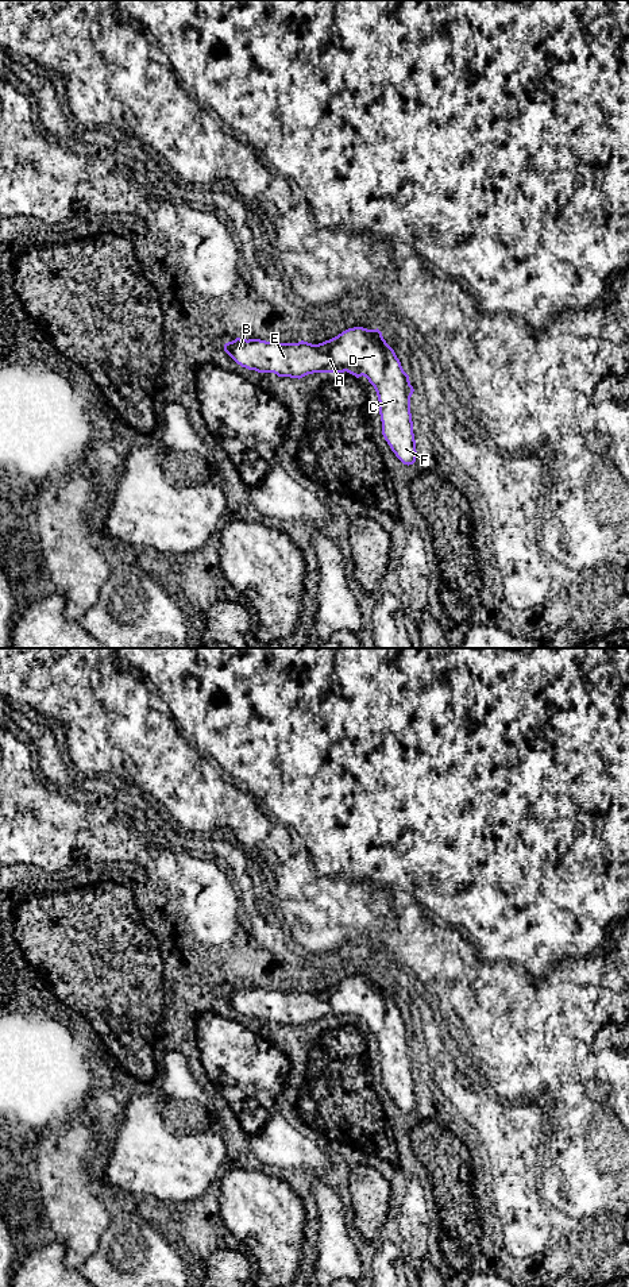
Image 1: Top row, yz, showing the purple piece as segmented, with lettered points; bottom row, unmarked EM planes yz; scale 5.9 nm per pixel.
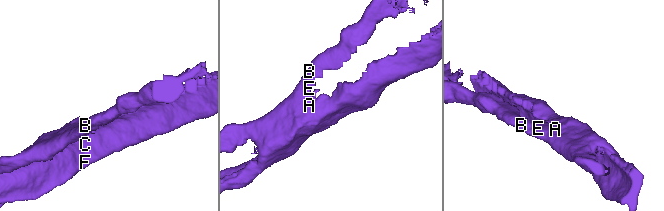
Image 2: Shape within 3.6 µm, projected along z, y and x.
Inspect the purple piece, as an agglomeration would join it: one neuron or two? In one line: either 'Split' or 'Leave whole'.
Leave whole

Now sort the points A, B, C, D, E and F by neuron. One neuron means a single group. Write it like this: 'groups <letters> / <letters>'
groups A B C D E F

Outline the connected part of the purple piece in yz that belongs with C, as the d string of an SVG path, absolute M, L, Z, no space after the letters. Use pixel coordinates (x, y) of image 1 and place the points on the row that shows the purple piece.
M348 328L319 344L236 338L224 344L224 351L242 367L278 377L300 379L313 373L344 371L356 378L366 377L378 396L385 440L404 465L416 462L410 413L414 389L378 328Z

